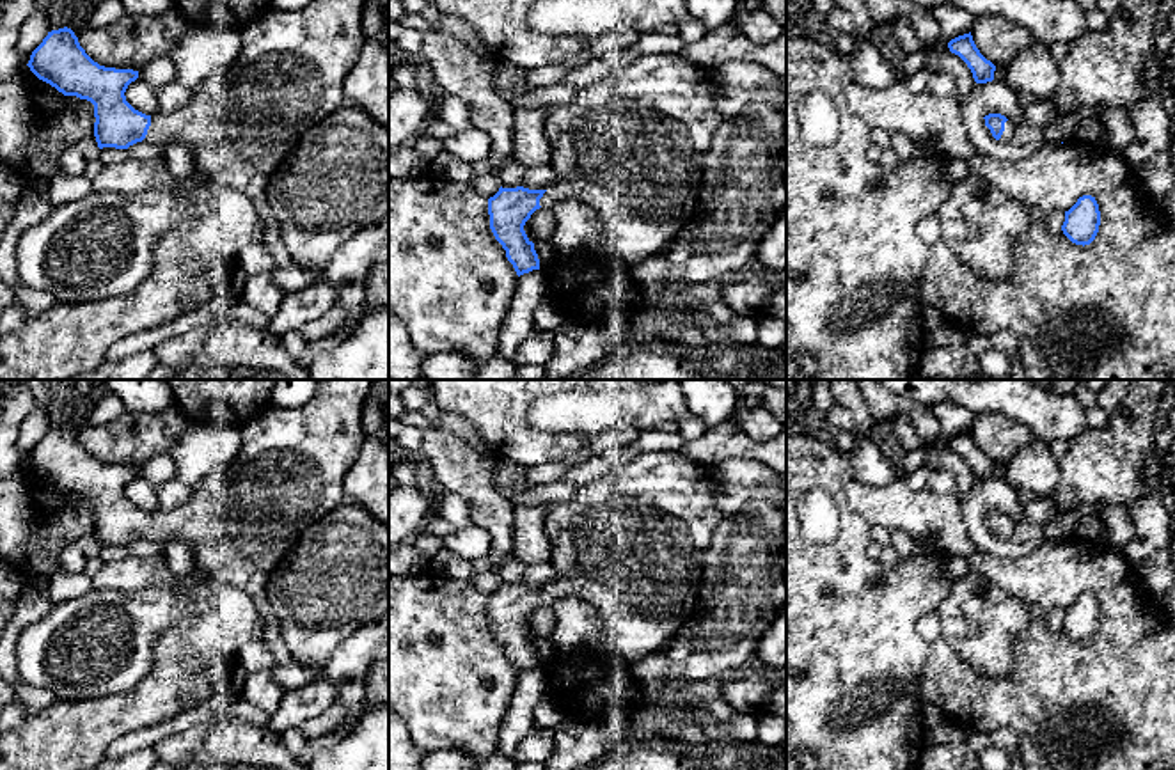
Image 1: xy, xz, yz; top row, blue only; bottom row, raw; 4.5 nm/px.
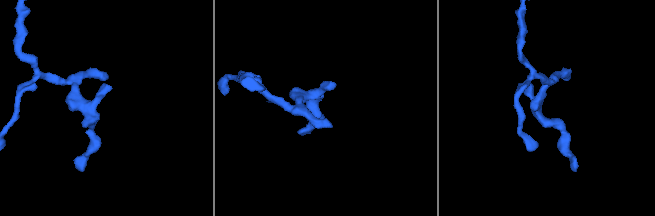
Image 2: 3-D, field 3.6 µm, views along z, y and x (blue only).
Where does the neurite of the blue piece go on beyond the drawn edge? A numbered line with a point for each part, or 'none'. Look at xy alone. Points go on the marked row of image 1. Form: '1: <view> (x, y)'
1: xy (290, 73)

